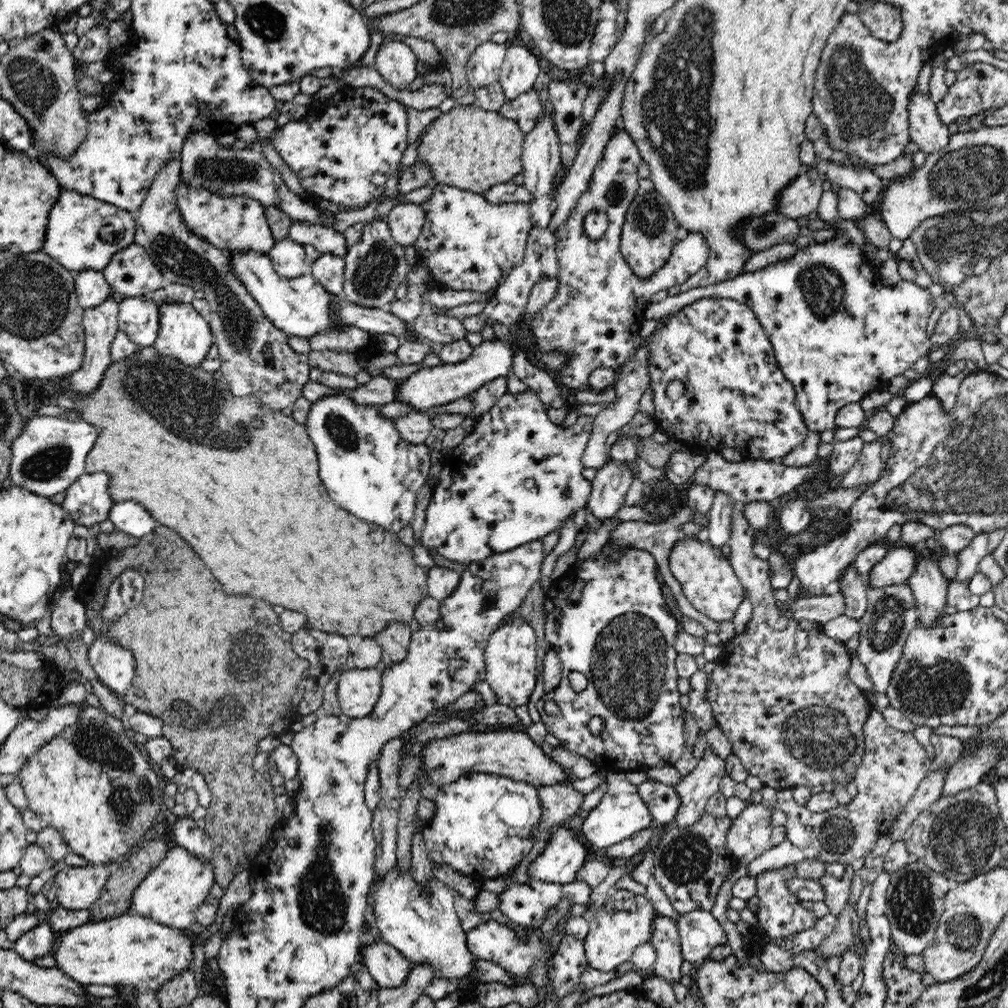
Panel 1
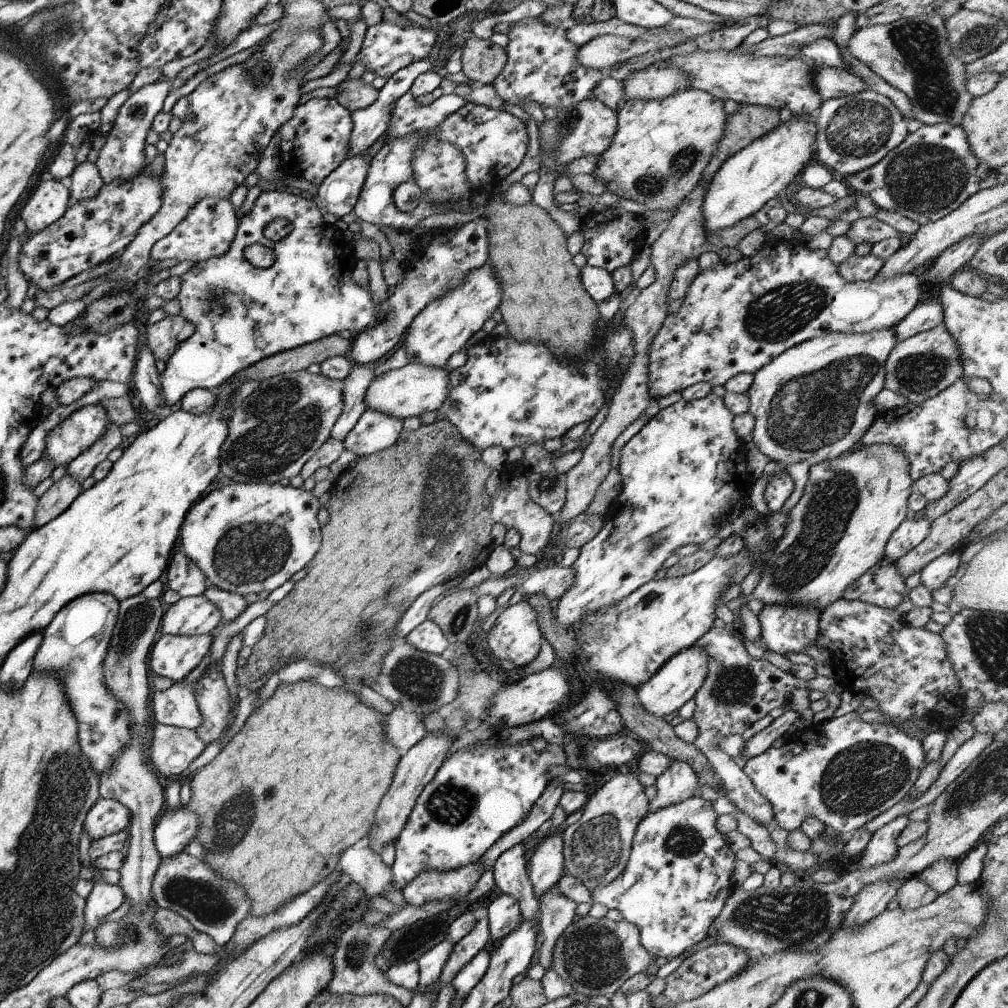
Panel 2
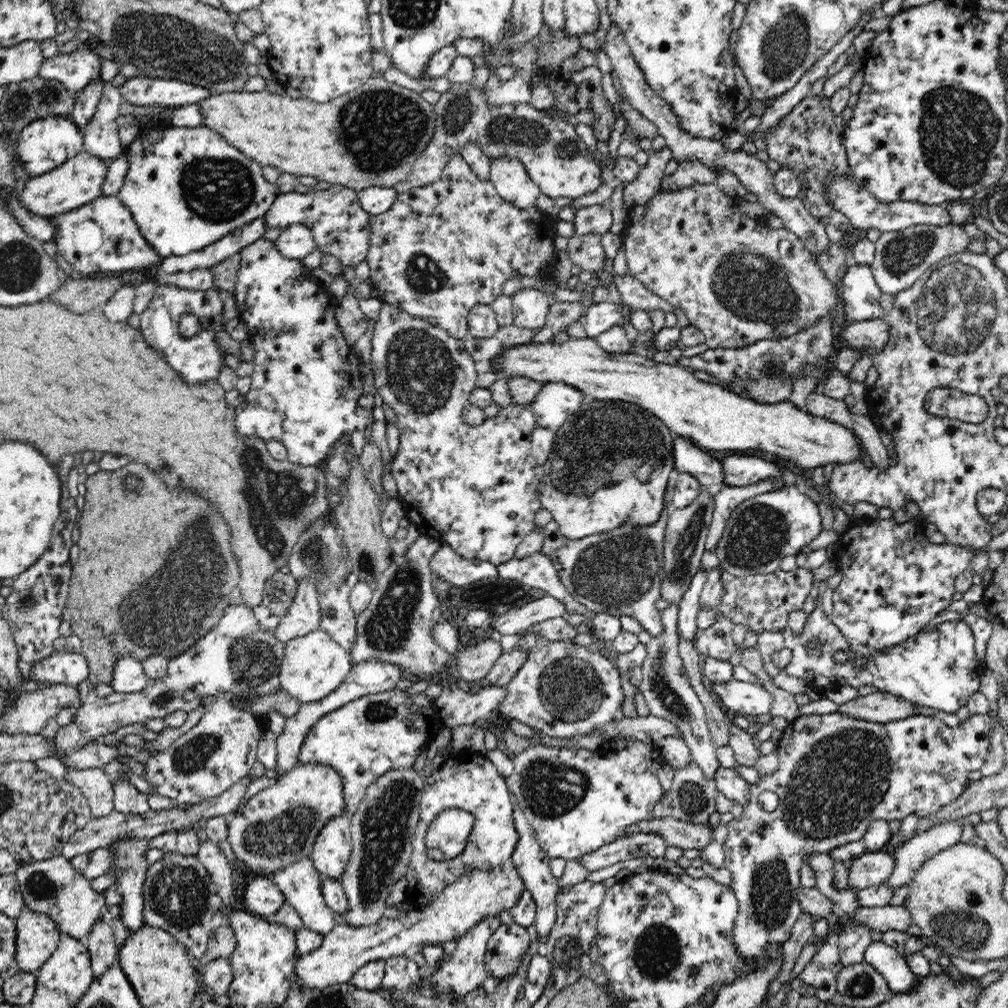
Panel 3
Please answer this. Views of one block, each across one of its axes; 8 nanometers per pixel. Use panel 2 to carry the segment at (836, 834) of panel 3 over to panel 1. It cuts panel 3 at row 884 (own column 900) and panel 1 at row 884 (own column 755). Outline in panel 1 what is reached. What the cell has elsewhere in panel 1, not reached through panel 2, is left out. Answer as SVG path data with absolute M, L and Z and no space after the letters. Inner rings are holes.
M793 864L780 867L776 870L766 870L760 876L756 876L756 896L758 896L758 908L755 910L756 924L751 925L751 932L757 934L757 938L744 936L745 941L750 941L752 949L759 950L765 940L762 936L778 942L778 940L788 940L804 930L810 930L817 921L813 910L807 910L802 907L801 901L790 889L788 889L790 880L796 877L796 867Z

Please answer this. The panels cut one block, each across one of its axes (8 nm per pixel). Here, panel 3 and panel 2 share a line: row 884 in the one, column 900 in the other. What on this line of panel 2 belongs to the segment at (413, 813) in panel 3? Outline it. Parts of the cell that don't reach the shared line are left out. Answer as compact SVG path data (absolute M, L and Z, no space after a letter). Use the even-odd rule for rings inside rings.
M941 322L933 325L929 330L895 342L883 363L881 373L885 389L898 392L909 404L917 406L921 401L933 398L961 378L962 368L958 346Z

